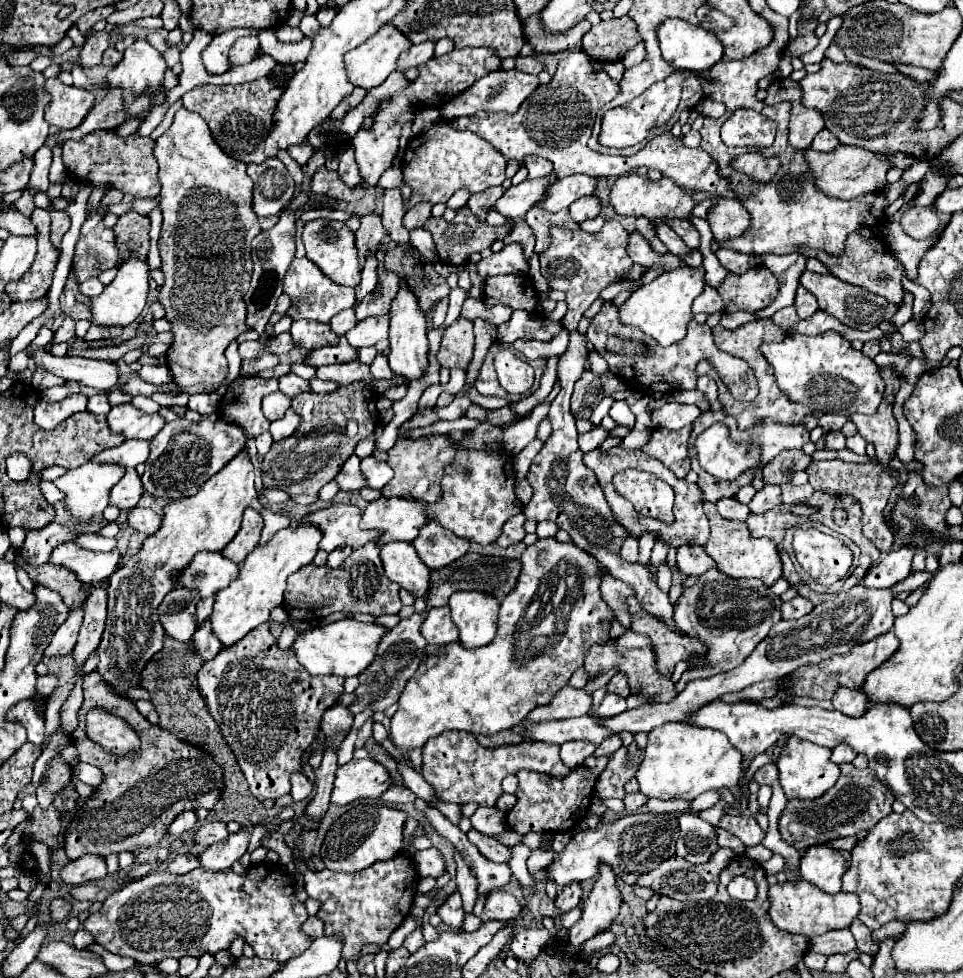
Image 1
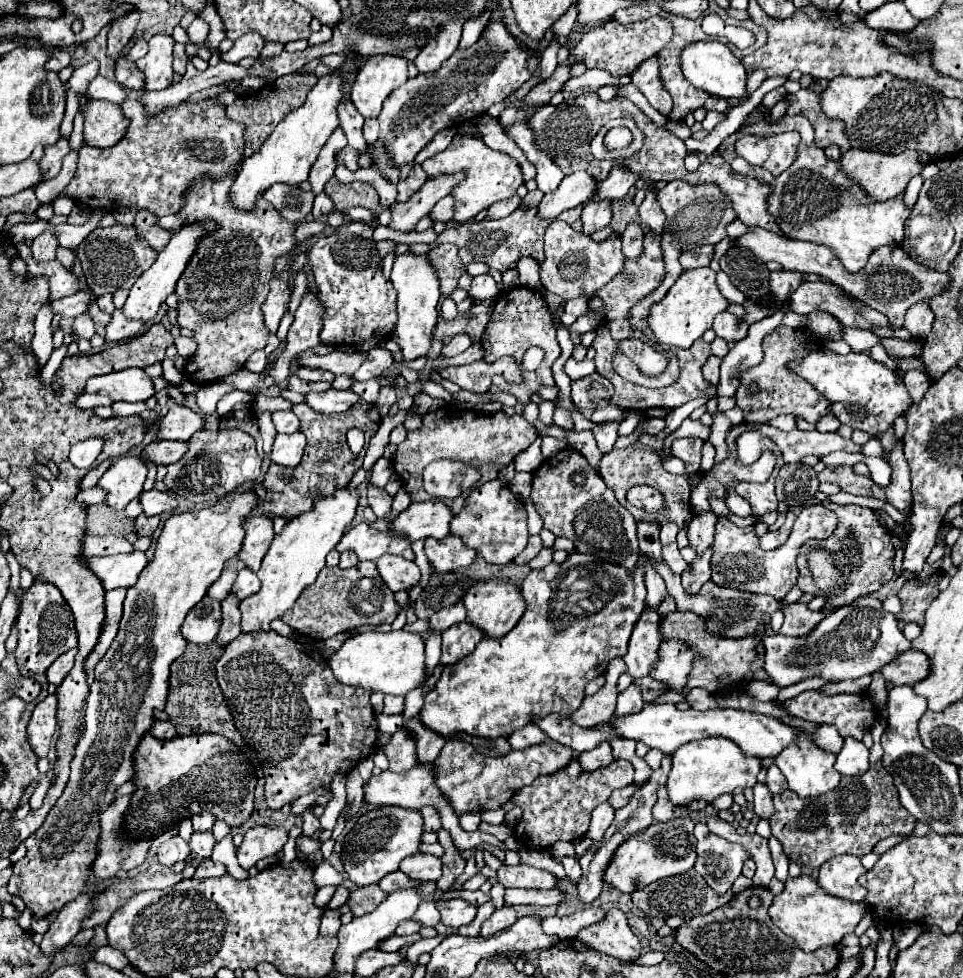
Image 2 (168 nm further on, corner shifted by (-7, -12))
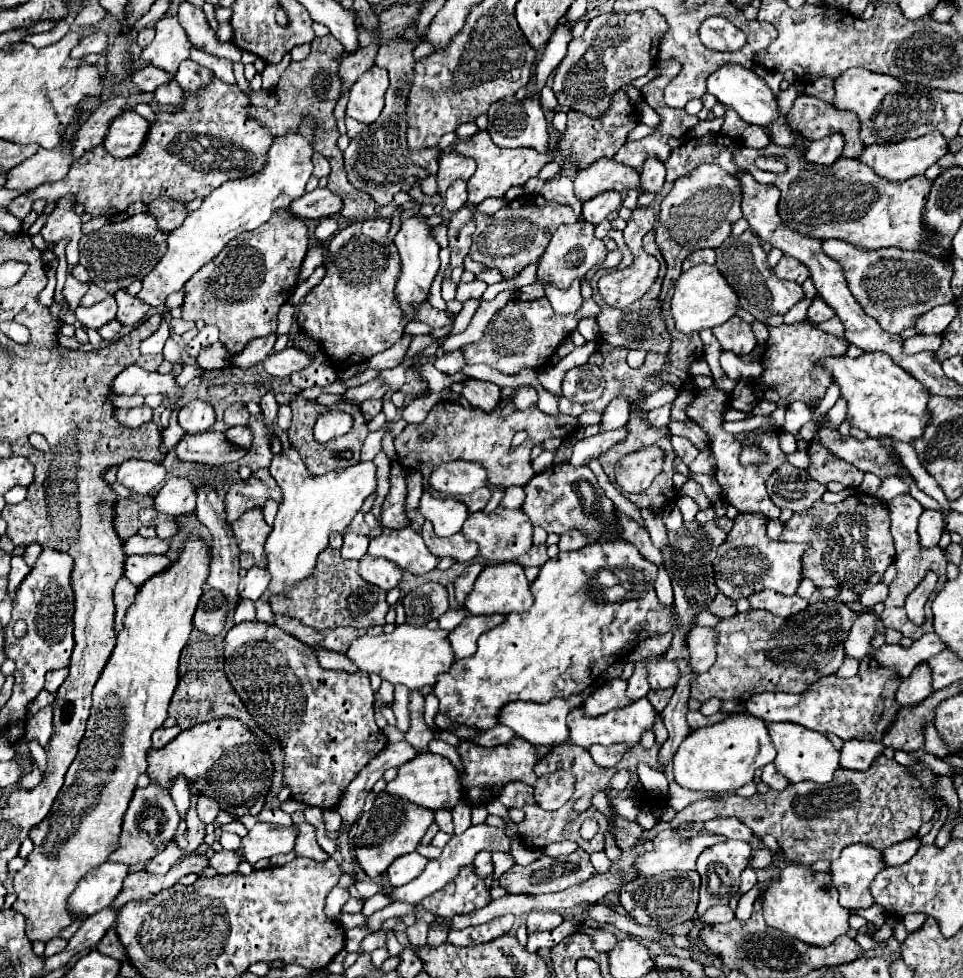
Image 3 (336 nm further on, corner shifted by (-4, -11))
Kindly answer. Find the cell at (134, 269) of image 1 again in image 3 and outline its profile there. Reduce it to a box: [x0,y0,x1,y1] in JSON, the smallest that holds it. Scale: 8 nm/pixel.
[138,119,314,307]

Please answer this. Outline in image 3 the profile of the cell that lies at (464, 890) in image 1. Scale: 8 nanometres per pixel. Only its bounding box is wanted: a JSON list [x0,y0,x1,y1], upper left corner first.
[386,753,462,809]

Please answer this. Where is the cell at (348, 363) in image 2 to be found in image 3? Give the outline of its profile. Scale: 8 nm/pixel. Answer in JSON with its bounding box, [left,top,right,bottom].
[264,347,308,377]

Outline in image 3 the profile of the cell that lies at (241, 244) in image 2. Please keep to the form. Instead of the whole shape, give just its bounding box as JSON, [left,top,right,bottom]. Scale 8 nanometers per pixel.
[182,211,308,355]

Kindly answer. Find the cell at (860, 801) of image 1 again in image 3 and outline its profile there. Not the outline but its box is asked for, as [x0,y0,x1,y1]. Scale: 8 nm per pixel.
[670,755,936,865]

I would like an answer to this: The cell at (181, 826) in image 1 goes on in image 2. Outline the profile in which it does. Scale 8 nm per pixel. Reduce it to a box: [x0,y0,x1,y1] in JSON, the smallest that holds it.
[191,812,215,832]

